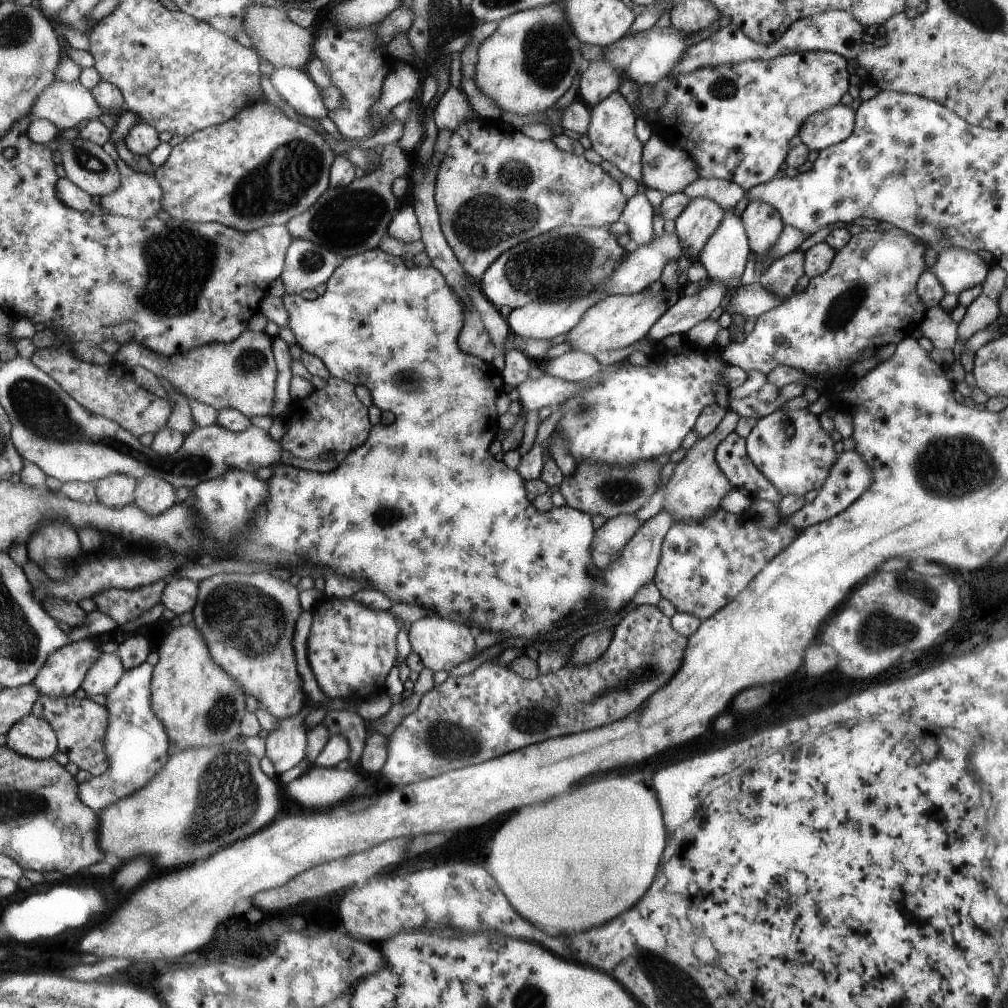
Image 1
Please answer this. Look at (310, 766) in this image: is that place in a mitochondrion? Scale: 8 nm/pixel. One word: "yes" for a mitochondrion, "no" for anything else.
no

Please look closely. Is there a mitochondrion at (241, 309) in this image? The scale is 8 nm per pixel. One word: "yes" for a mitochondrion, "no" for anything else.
no

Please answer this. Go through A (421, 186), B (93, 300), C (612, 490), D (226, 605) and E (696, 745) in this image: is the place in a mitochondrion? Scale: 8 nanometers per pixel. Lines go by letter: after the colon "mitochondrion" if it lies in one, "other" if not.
A: other
B: other
C: mitochondrion
D: mitochondrion
E: other

